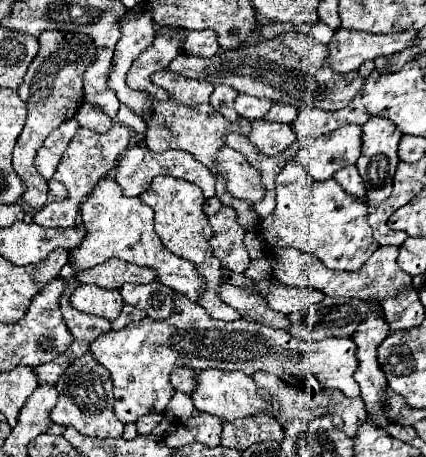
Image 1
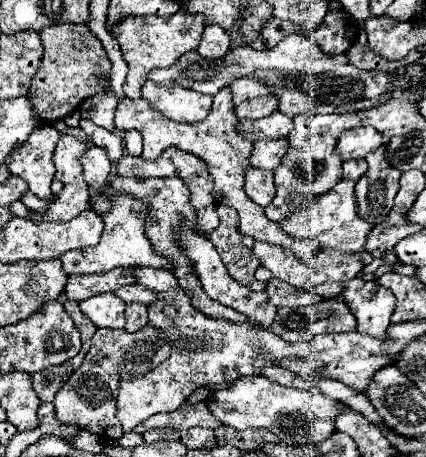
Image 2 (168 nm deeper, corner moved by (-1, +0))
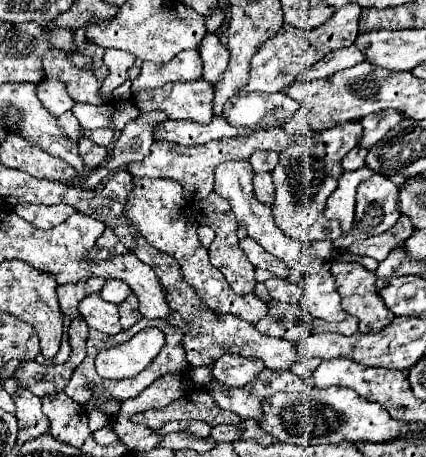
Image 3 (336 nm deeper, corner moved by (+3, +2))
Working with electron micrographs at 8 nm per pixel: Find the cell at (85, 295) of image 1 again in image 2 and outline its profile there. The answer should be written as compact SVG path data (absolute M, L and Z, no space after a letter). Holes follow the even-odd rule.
M98 294L80 302L80 310L96 328L124 328L124 302L116 294Z

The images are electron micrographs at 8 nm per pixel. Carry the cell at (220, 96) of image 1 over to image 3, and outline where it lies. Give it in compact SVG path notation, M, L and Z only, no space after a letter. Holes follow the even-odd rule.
M348 4L338 8L336 14L328 18L326 24L312 30L300 30L300 28L282 24L276 36L264 42L264 46L252 56L250 78L240 92L266 92L266 94L280 92L284 86L288 86L292 80L296 80L308 68L312 68L318 60L322 60L328 52L352 46L358 36L358 18L360 18L360 6Z

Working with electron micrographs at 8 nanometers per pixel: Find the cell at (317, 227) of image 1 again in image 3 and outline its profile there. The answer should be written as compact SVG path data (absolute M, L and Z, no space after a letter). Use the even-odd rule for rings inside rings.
M358 168L354 172L344 172L338 188L334 194L326 200L326 218L340 222L342 234L350 234L354 228L354 198L356 188L360 182L368 180L372 176L372 170Z

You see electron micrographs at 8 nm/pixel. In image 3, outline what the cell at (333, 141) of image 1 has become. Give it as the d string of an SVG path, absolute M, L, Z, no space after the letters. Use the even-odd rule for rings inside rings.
M386 110L386 112L378 112L378 114L370 114L370 122L368 118L362 120L364 132L360 136L358 146L368 146L372 148L380 138L384 138L384 134L394 128L398 122L402 120L402 116L394 110Z

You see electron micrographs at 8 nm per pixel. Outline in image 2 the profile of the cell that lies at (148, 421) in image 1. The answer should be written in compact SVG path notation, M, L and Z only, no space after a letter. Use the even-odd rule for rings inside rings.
M200 402L200 404L182 404L178 410L168 412L168 414L156 414L150 416L148 420L140 422L134 430L138 434L144 434L146 430L152 428L174 428L174 430L184 430L184 428L192 428L192 426L202 426L202 428L220 428L222 424L214 418L214 414L210 412L210 408Z

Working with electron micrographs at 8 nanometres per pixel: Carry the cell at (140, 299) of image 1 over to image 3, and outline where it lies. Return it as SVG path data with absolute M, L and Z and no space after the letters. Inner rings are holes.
M108 280L104 290L100 292L104 300L114 302L114 304L120 304L124 298L128 298L128 294L132 294L132 290L122 280Z

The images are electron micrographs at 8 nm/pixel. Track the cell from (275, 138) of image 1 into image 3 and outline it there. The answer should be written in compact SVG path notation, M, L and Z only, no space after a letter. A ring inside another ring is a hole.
M258 150L250 156L250 164L252 164L254 172L272 172L278 164L278 152Z

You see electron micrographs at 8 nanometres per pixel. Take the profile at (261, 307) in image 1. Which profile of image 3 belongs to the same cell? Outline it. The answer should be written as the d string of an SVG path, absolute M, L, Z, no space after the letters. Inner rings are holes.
M134 178L134 188L128 196L128 206L124 208L128 220L136 226L136 230L156 248L170 254L178 260L184 280L194 286L202 302L218 314L234 314L252 324L262 320L268 314L268 304L262 302L256 294L240 296L230 290L224 274L214 268L208 260L208 250L200 244L198 238L198 220L192 214L188 202L182 198L182 186L176 180L168 178Z

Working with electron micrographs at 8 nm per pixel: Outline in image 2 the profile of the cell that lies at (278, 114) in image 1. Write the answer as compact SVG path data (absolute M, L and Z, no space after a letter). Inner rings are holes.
M274 112L272 116L264 120L238 120L238 128L242 130L242 136L246 136L252 142L258 140L274 140L274 138L286 138L292 130L292 118L284 116L282 112Z

